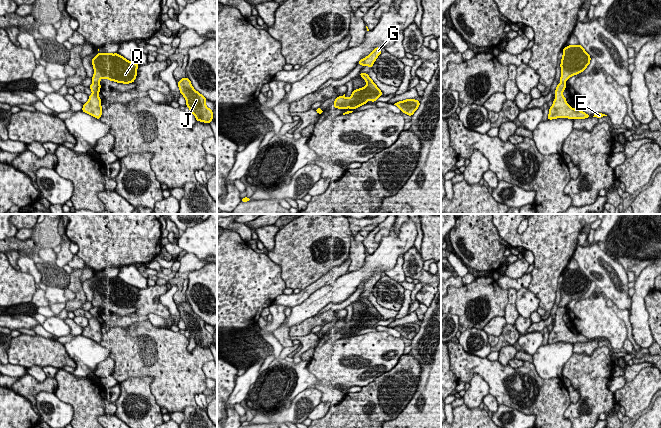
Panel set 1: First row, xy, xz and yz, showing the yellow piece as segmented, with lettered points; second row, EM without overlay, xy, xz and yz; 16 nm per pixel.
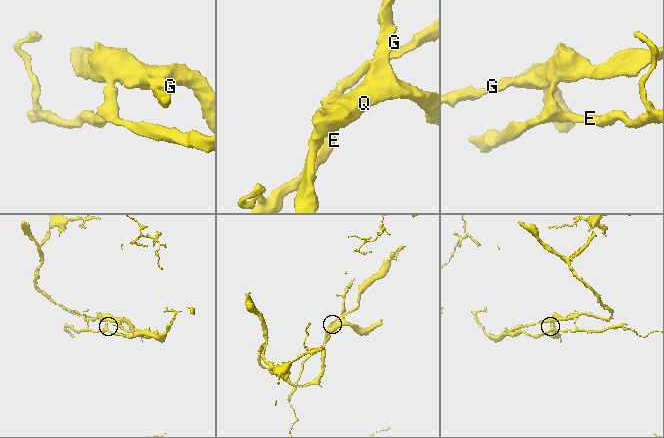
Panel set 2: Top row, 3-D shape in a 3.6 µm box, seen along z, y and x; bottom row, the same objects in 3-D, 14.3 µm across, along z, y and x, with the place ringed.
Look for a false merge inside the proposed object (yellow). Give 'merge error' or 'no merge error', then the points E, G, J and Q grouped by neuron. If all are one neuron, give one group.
merge error; E / G J Q

